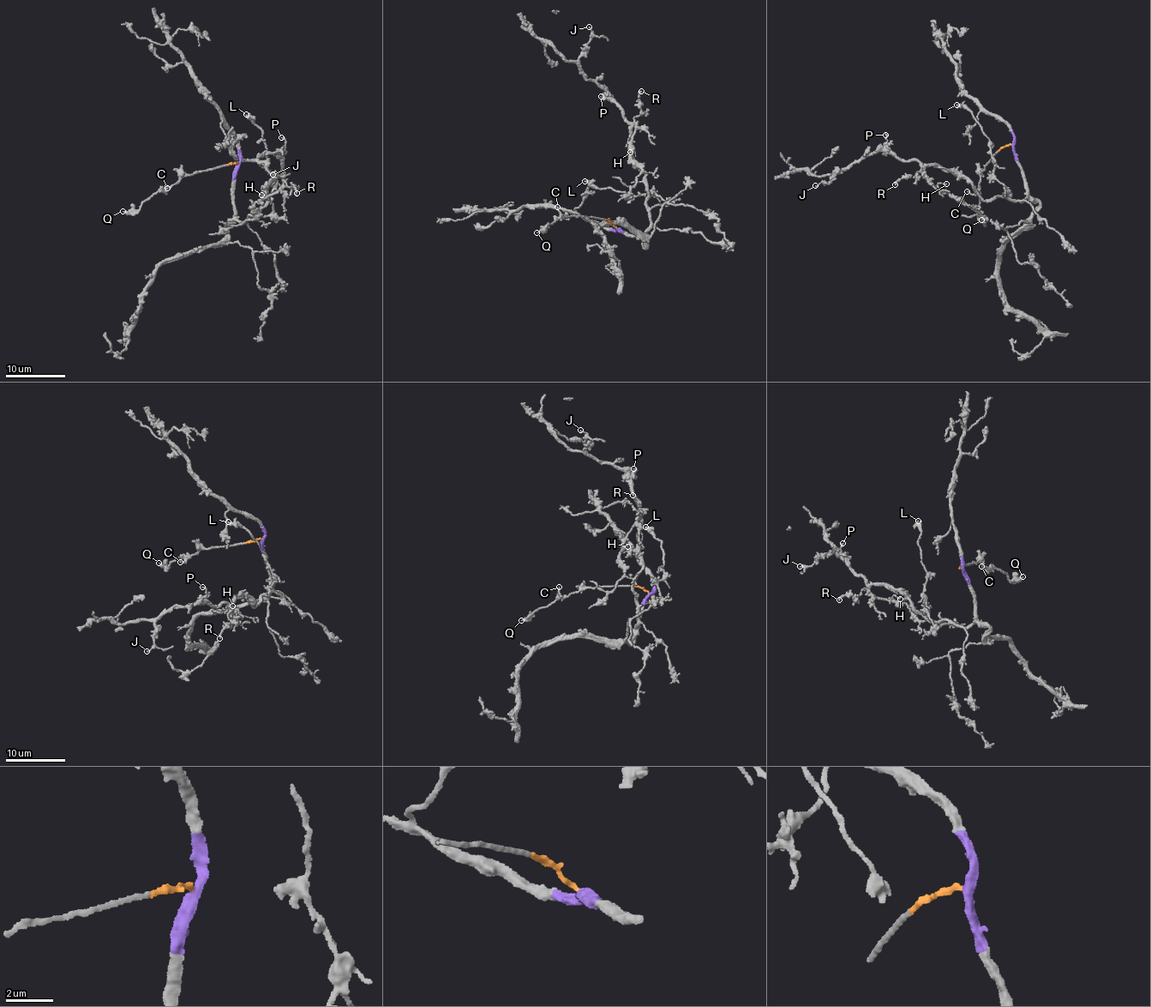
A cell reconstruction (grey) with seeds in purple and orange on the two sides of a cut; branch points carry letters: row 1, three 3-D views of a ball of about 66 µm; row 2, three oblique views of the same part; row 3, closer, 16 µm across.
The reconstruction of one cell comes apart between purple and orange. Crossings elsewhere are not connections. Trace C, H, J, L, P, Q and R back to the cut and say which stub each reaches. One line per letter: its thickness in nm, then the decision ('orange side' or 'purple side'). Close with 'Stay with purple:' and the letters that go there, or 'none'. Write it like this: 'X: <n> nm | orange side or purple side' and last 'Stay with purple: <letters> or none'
C: 160 nm | orange side
H: 130 nm | purple side
J: 160 nm | purple side
L: 400 nm | purple side
P: 190 nm | purple side
Q: 240 nm | orange side
R: 190 nm | purple side
Stay with purple: H, J, L, P, R

